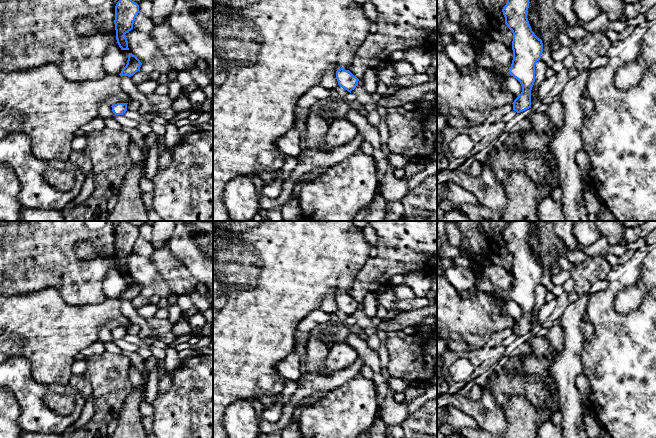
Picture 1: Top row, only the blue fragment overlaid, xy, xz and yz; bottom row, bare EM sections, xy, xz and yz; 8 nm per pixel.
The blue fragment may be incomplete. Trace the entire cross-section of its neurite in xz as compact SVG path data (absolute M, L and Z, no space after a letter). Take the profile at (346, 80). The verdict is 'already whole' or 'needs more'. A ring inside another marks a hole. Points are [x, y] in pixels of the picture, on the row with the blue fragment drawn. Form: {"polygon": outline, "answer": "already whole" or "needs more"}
{"polygon": "M340 68L336 71L338 85L351 93L358 86L359 79L349 70Z", "answer": "already whole"}

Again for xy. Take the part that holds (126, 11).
{"polygon": "M119 0L115 6L116 40L121 50L129 50L125 34L133 29L139 13L139 5L132 0Z", "answer": "already whole"}

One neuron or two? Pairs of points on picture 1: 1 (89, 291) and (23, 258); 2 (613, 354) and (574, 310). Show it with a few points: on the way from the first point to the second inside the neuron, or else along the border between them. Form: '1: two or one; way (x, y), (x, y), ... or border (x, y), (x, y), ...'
1: one; way (73, 276), (49, 260), (39, 260)
2: two; border (589, 297), (583, 320)

